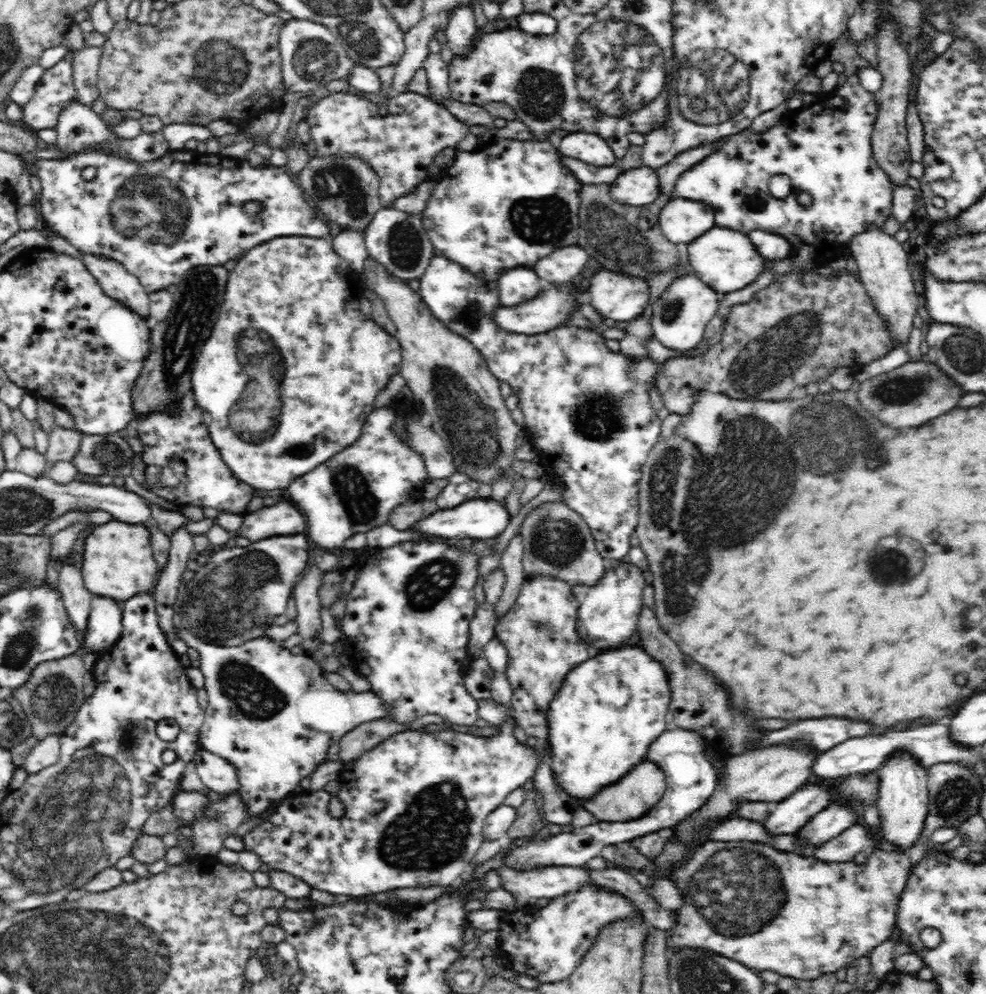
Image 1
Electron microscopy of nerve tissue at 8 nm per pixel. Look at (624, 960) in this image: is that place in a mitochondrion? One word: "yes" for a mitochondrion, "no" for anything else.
no

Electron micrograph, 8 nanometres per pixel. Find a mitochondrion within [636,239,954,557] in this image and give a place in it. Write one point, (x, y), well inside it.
(793, 342)

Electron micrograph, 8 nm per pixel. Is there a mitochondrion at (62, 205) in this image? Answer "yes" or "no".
no

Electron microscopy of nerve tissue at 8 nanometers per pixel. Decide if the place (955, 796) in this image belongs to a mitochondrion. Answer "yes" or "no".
yes

